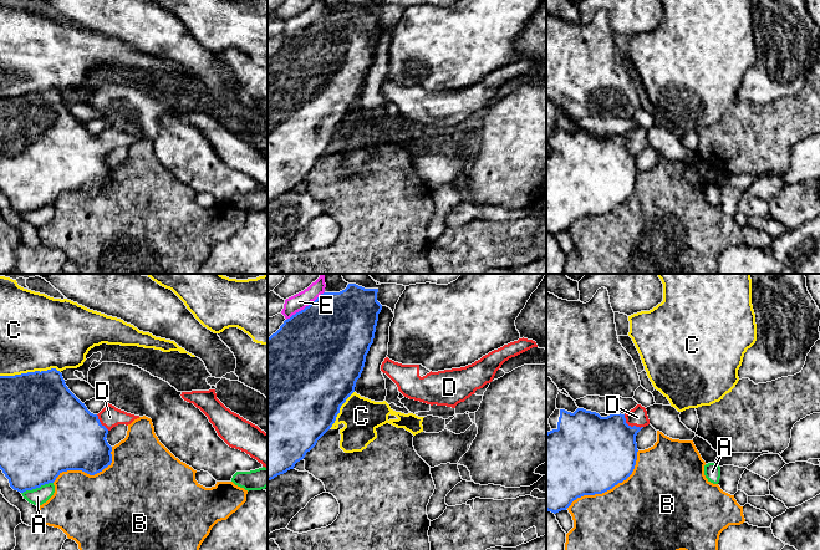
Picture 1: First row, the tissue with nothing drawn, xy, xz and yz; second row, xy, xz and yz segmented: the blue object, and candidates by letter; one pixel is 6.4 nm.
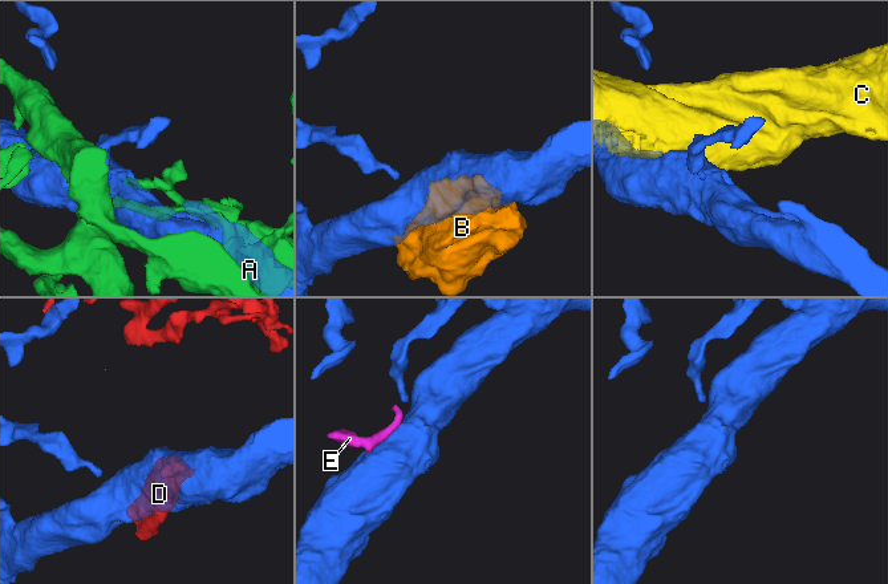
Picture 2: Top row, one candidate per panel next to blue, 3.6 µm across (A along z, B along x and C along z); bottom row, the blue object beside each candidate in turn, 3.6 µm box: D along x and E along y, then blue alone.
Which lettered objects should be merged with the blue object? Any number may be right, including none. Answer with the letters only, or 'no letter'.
D

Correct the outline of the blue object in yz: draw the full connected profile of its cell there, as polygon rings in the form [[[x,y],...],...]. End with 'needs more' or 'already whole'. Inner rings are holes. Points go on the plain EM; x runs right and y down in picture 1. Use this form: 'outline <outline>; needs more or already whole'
outline [[[637,126],[630,133],[601,138],[596,133],[577,129],[574,134],[555,131],[549,139],[551,152],[546,154],[546,231],[554,235],[566,231],[574,221],[584,217],[602,215],[626,202],[637,182],[637,154],[650,146],[647,132]]]; needs more

